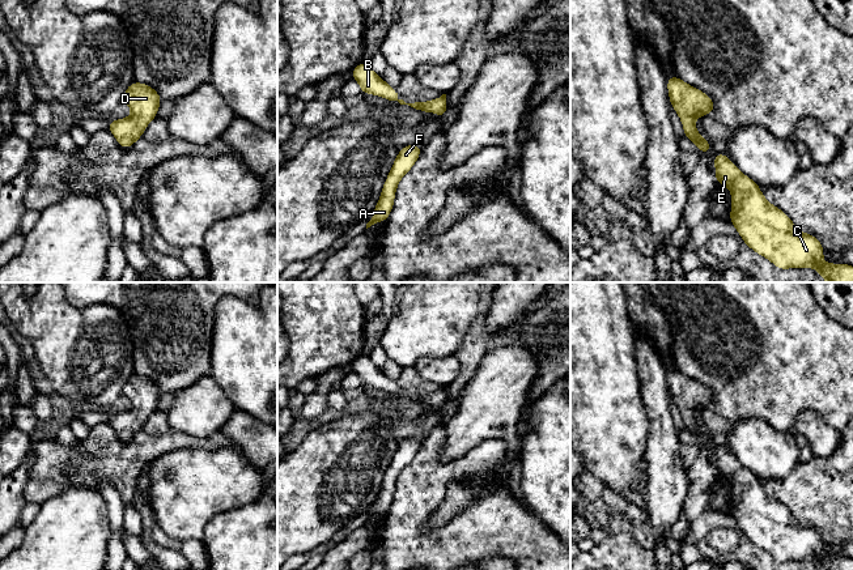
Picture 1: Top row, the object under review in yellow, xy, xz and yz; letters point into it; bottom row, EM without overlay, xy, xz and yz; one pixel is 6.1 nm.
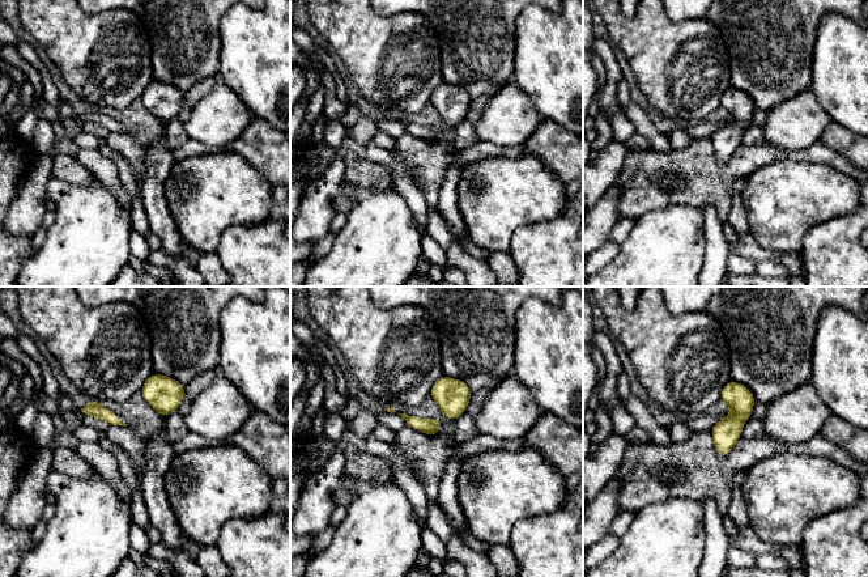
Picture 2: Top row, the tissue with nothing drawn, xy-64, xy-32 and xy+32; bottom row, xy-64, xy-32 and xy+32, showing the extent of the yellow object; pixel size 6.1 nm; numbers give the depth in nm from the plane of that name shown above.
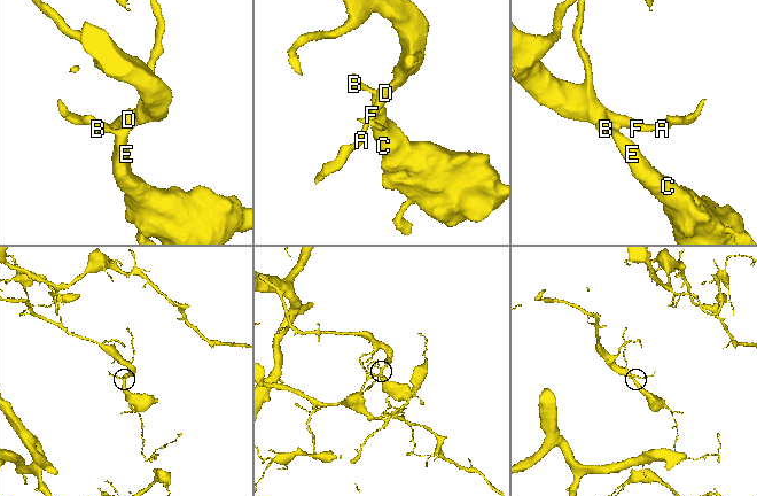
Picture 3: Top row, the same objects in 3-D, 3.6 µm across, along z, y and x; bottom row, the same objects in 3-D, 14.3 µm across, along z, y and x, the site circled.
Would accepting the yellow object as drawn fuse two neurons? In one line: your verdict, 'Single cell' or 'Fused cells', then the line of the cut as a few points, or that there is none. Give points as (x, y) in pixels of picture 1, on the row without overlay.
Single cell. No split

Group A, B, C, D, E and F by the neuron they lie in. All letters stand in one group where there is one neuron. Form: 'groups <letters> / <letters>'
groups A B C D E F

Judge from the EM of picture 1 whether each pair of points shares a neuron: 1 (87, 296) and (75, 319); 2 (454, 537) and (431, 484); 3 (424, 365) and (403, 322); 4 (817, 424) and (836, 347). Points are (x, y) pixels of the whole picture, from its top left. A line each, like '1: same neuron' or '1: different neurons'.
1: different neurons
2: same neuron
3: different neurons
4: different neurons

